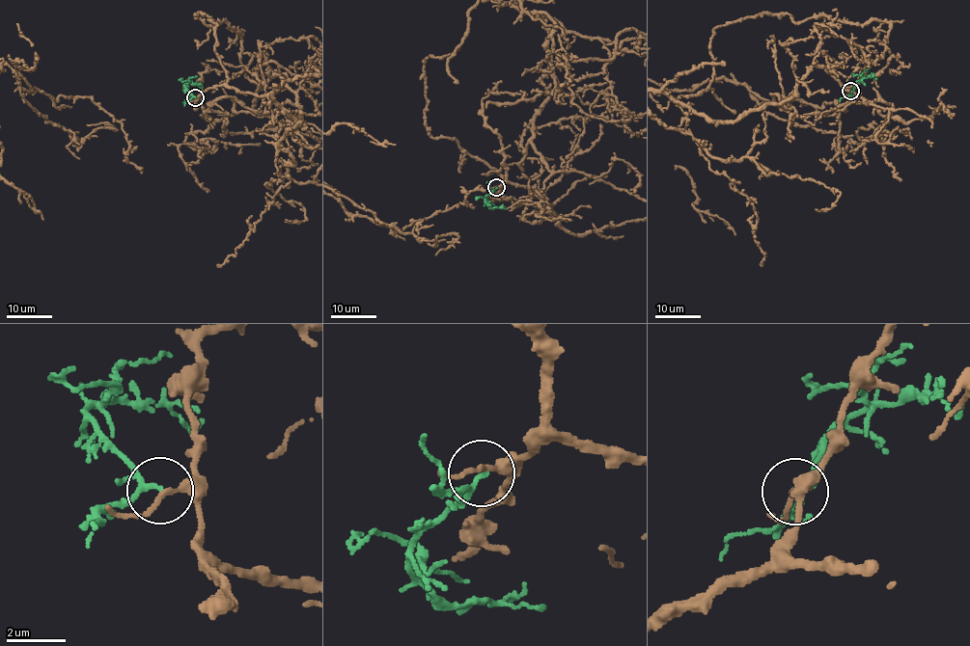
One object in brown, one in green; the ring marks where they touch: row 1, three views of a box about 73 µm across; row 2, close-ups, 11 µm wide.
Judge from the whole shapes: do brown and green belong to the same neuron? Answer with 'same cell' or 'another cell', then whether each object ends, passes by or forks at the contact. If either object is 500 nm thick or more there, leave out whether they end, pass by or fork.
another cell; brown passes by; green passes by

